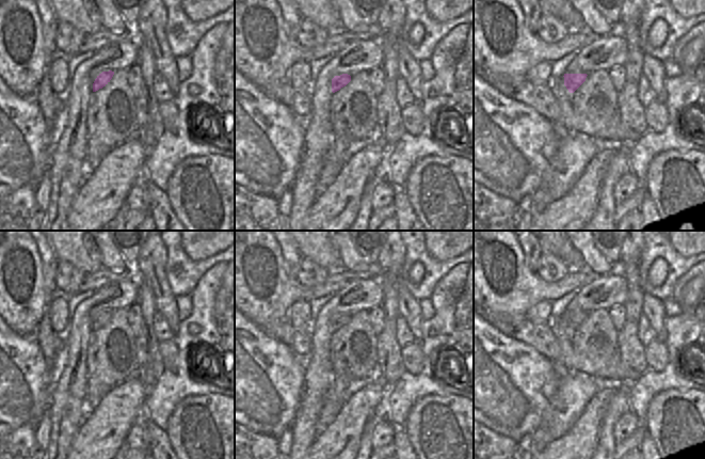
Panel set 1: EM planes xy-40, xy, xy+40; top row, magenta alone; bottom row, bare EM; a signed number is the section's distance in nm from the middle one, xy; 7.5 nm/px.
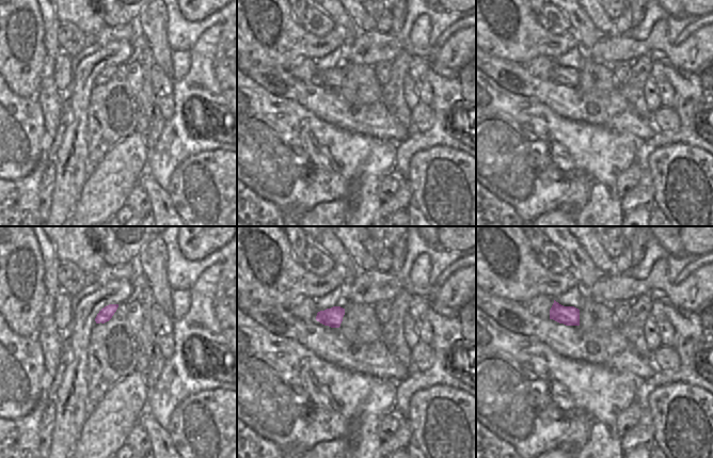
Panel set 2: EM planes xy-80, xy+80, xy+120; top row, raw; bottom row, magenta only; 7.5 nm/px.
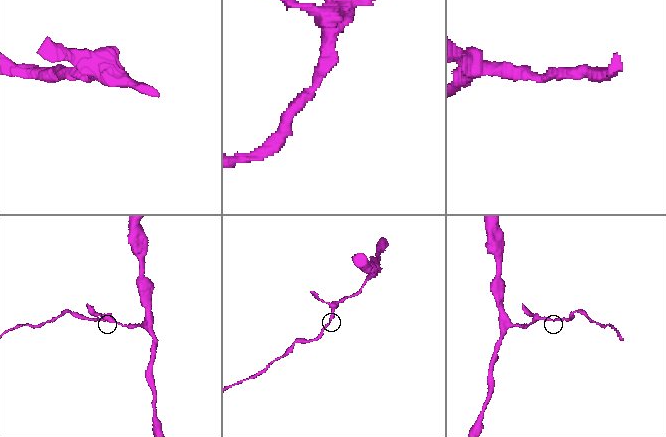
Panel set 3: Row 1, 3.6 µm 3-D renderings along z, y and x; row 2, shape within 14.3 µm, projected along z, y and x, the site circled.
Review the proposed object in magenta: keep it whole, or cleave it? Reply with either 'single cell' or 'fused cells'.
single cell

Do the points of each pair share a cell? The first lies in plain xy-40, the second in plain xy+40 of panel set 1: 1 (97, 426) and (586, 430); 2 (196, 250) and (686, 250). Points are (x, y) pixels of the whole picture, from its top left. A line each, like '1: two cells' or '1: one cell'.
1: one cell
2: one cell

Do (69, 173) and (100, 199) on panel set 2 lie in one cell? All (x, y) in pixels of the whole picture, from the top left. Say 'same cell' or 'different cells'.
different cells

